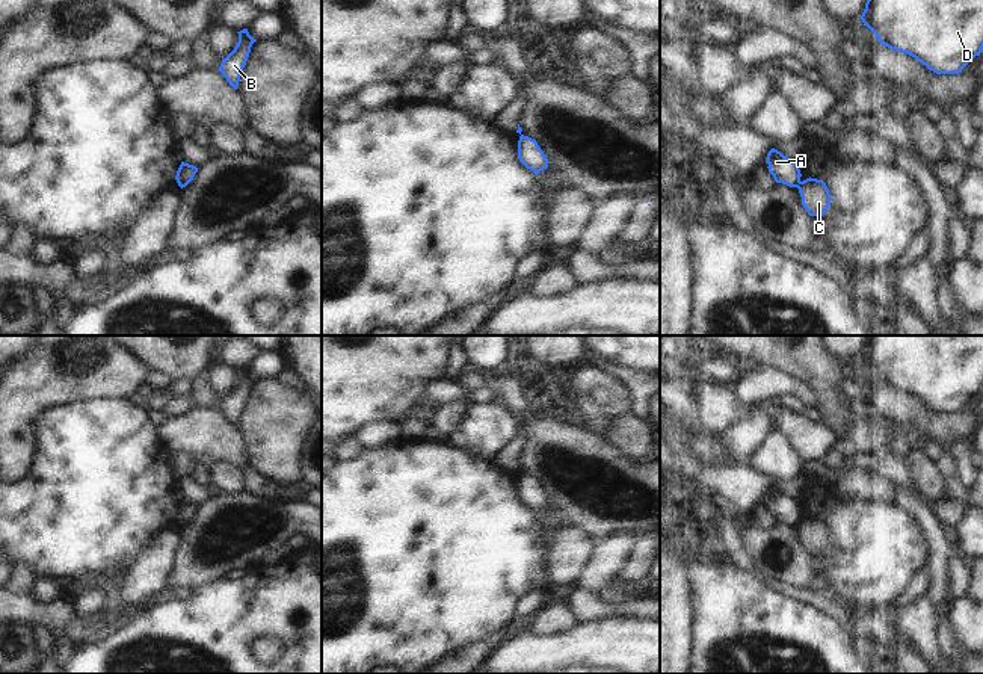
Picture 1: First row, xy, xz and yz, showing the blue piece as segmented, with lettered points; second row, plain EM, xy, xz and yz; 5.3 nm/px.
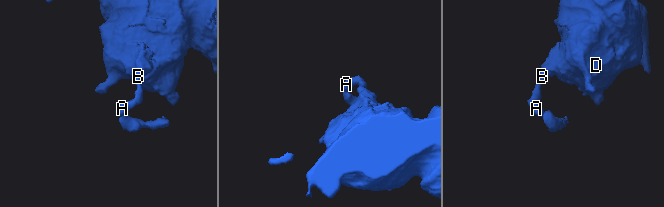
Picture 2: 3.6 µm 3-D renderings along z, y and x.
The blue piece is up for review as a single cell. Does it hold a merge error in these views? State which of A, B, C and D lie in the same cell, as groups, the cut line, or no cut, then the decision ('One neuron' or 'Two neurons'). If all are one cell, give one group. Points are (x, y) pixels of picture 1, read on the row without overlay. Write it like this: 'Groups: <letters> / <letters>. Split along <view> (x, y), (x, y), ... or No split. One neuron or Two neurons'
Groups: A B D / C. Split along yz (801, 520), (796, 525). Two neurons.

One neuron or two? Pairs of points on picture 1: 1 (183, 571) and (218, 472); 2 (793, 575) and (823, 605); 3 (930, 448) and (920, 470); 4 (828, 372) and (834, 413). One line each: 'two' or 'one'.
1: two
2: two
3: two
4: one

